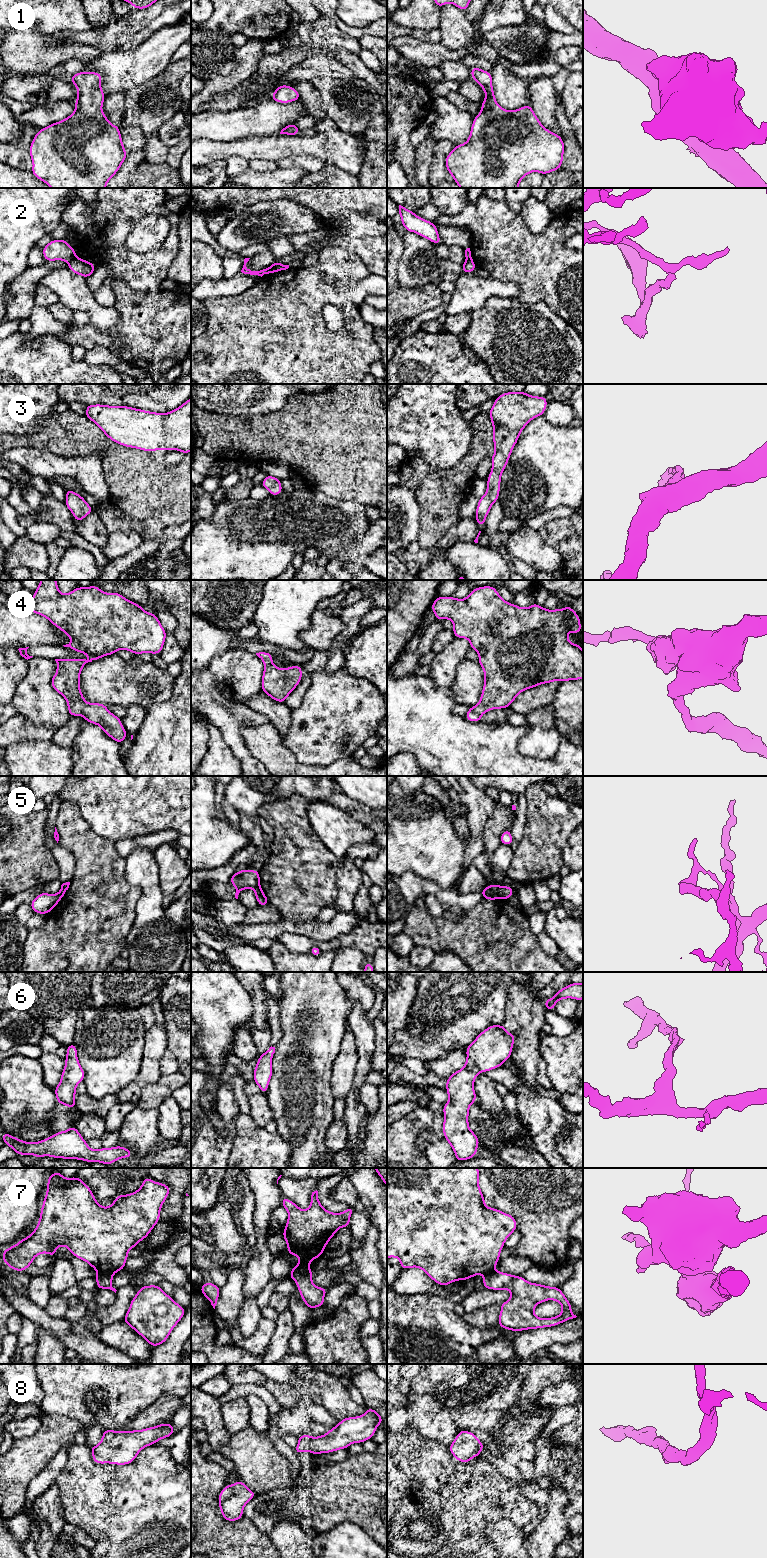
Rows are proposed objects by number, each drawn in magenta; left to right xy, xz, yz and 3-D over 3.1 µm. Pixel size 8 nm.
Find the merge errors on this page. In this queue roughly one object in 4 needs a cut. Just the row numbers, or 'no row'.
2, 5, 7

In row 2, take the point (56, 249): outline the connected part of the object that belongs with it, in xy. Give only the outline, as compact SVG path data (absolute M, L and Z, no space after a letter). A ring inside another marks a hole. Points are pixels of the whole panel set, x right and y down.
M66 239L51 240L43 249L45 261L62 260L67 263L77 258L74 248L68 244Z

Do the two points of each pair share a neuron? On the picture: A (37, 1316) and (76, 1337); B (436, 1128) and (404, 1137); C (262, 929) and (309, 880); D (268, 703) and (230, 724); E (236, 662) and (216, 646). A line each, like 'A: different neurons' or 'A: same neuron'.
A: same neuron
B: same neuron
C: different neurons
D: different neurons
E: different neurons

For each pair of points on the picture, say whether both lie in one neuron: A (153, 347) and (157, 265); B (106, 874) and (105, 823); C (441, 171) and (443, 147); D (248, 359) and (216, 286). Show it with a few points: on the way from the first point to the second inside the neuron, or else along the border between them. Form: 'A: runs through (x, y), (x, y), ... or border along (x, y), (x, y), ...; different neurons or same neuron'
A: border along (133, 288), (149, 291), (161, 289); different neurons
B: border along (87, 824), (98, 835), (114, 842); different neurons
C: runs through (440, 165), (440, 153); same neuron
D: border along (244, 291), (236, 296), (217, 296), (203, 302); different neurons

